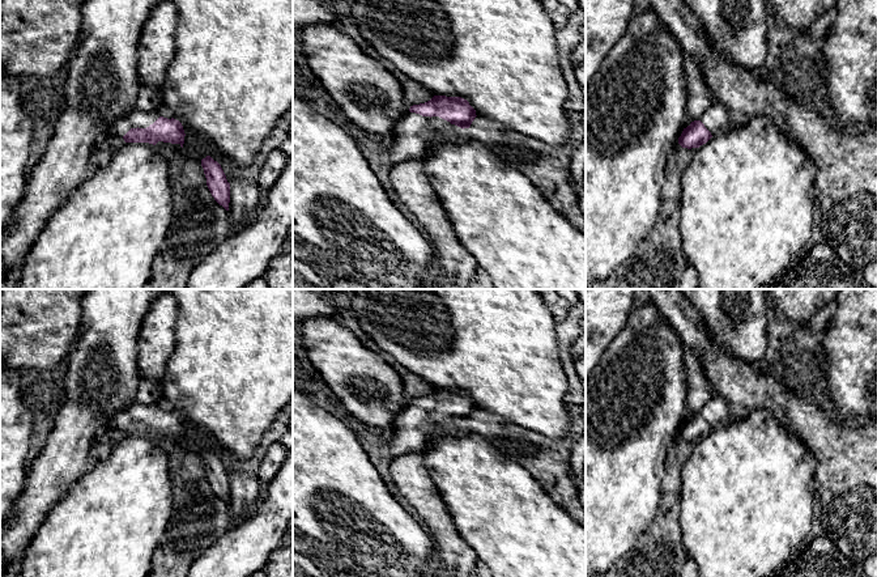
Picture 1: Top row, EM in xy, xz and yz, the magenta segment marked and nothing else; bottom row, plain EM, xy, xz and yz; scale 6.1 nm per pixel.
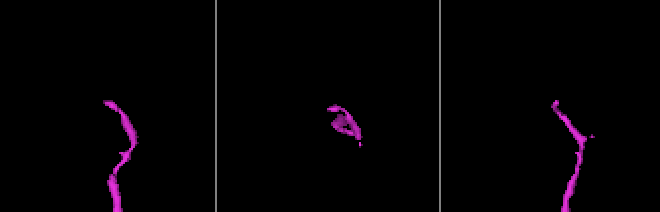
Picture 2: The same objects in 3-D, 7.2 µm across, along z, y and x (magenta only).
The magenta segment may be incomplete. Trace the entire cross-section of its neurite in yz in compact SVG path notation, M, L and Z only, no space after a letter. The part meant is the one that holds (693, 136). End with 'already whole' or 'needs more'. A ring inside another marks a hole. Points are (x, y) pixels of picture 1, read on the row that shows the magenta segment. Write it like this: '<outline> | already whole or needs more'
M716 101L703 113L699 120L694 120L684 128L678 137L678 144L687 149L699 148L712 136L718 136L735 127L737 122L728 109Z | needs more

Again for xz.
M434 96L425 103L410 106L409 111L396 122L391 133L392 166L423 158L447 126L469 128L476 116L476 110L461 97Z | needs more

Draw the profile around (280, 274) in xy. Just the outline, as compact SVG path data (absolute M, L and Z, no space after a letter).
M293 225L264 279L269 289L293 289Z

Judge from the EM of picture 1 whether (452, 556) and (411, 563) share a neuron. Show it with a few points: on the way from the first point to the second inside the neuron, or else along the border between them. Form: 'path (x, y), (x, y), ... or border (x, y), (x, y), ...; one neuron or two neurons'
border (426, 530), (435, 550); two neurons

